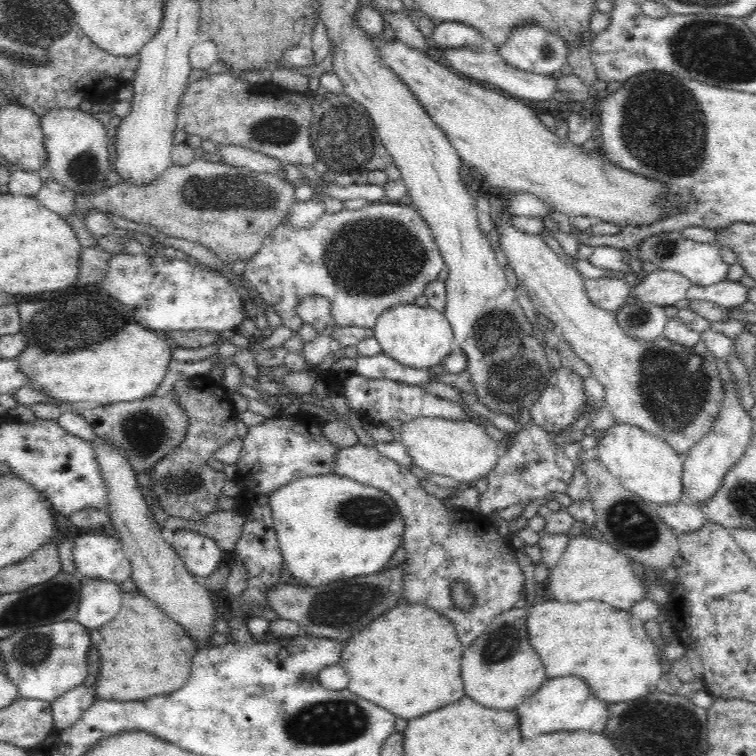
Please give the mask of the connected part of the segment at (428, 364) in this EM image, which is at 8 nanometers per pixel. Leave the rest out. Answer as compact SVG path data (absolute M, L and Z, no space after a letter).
M396 304L386 308L373 326L380 352L405 367L428 369L440 364L454 348L452 327L444 313L428 305Z

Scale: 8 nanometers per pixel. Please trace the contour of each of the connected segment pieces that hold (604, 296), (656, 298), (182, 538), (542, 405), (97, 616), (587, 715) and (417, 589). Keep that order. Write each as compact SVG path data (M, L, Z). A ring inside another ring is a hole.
M602 277L597 280L583 280L583 282L587 295L598 308L616 313L627 303L630 287L625 280Z
M656 270L651 274L640 277L639 284L633 288L632 296L636 301L642 303L652 303L660 307L675 306L678 301L686 299L688 288L691 283L676 272L667 272L666 270Z
M182 529L168 534L186 569L197 579L210 576L222 560L216 541L194 530Z
M564 366L554 370L544 390L529 408L533 423L556 434L581 418L587 398L582 380L580 375Z
M81 578L78 614L74 620L94 630L112 620L122 606L122 590L116 583L102 579Z
M562 676L562 678L547 679L540 688L519 704L514 711L518 715L520 734L524 738L550 734L558 730L590 730L600 732L608 722L608 709L602 700L598 700L584 680L576 676Z
M358 442L354 446L340 448L334 454L328 473L378 488L392 497L404 521L402 544L407 552L407 573L402 598L408 605L422 604L448 618L464 646L475 642L496 616L512 609L528 590L524 586L524 572L516 559L518 544L504 533L502 525L477 512L448 509L443 500L427 494L420 487L420 480L407 465L401 466L382 456L375 446L368 447ZM452 580L463 582L471 590L476 604L468 612L453 608L448 591Z

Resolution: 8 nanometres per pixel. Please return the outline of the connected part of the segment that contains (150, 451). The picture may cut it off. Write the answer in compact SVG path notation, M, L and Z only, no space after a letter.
M172 391L163 397L150 396L130 402L93 406L90 403L77 403L74 405L74 412L90 424L96 437L120 449L135 472L147 475L164 456L176 453L188 428L188 416L176 403L176 395Z

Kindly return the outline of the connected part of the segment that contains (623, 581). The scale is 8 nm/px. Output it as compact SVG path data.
M584 534L569 540L558 564L549 571L546 584L554 600L566 602L580 602L580 600L600 600L620 610L630 610L638 600L645 597L646 587L638 577L628 561L629 557L612 548L604 540L596 539Z

